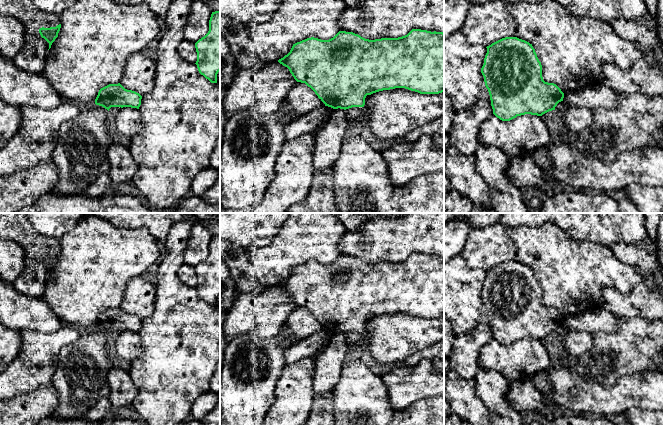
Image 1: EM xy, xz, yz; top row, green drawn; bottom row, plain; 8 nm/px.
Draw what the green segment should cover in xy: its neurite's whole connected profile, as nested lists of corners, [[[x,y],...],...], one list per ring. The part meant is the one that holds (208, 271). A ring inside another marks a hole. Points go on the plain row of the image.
[[[220,235],[212,236],[208,257],[195,267],[198,295],[211,307],[217,307],[220,295]]]

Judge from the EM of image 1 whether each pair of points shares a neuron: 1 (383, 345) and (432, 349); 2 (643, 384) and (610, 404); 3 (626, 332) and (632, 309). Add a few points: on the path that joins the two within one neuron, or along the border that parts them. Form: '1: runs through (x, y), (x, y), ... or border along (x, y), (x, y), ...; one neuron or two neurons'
1: border along (433, 342), (410, 354), (404, 360); two neurons
2: runs through (635, 390), (618, 398); one neuron
3: border along (617, 315), (652, 320); two neurons

